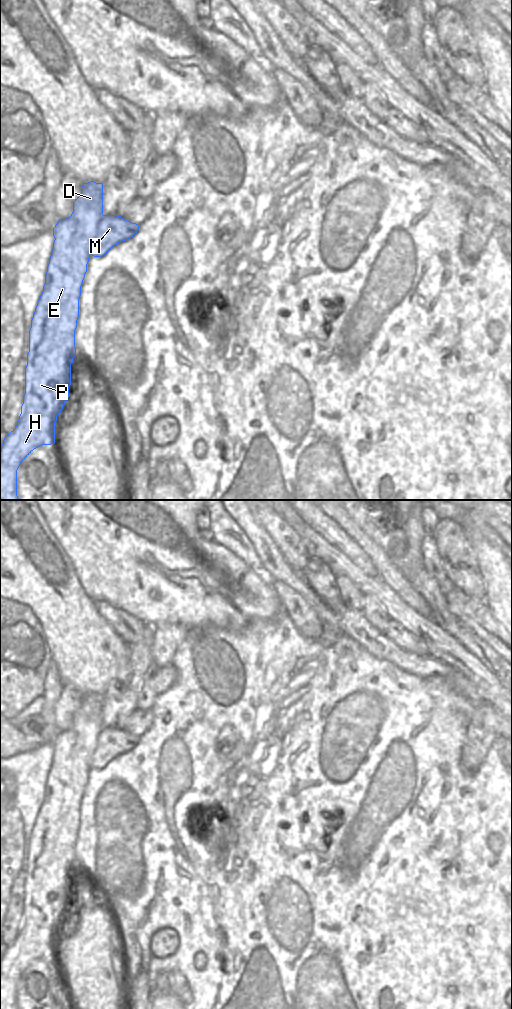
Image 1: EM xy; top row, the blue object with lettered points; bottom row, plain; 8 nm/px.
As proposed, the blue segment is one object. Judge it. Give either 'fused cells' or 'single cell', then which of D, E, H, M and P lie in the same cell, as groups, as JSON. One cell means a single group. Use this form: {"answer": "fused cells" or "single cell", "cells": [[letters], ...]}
{"answer": "fused cells", "cells": [["D", "E", "H", "P"], ["M"]]}

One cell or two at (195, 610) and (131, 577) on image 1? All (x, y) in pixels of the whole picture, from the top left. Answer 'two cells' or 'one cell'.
one cell

